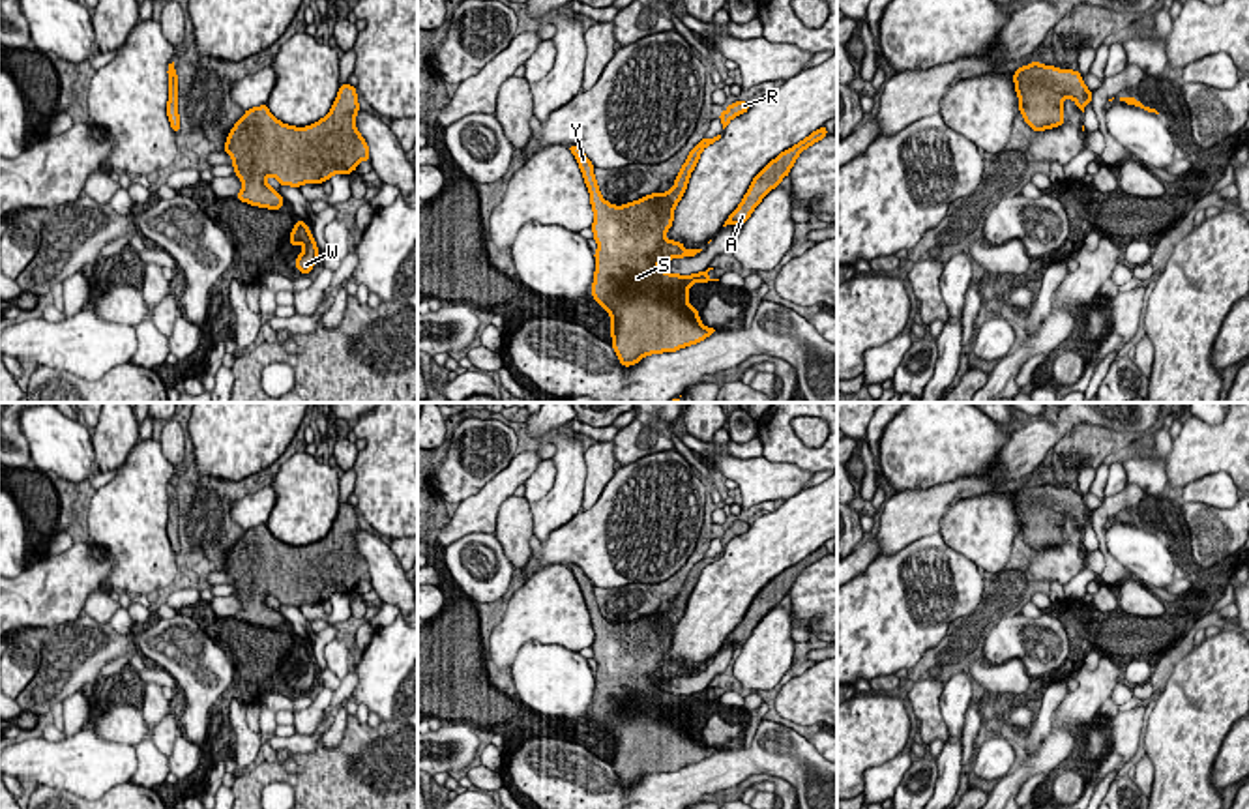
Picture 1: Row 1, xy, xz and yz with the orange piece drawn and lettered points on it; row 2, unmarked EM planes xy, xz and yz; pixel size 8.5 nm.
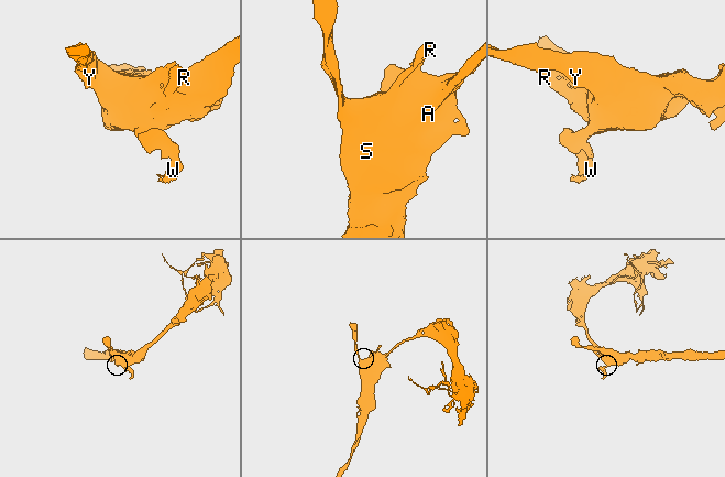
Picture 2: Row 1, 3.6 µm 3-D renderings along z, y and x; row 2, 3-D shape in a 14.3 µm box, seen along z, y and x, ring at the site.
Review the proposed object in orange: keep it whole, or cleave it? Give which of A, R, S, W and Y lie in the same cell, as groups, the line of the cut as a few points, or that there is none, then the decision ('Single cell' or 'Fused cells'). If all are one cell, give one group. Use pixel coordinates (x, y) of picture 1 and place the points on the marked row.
Groups: A R S W Y. No split. Single cell

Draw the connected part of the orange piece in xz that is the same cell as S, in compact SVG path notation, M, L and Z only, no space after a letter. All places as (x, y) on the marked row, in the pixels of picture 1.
M721 135L702 139L689 152L670 191L652 193L624 206L614 206L601 197L594 165L579 146L567 146L580 167L594 210L592 230L597 251L592 296L610 315L612 348L624 367L650 354L697 345L717 331L706 328L698 309L687 302L693 283L719 281L708 277L713 268L678 275L657 264L702 251L687 251L682 242L667 240L665 234L672 227L674 208L685 193L702 150L719 139Z

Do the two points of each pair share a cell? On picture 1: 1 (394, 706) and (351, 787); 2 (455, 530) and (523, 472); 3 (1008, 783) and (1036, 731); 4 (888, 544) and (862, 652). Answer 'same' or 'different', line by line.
1: different
2: same
3: different
4: different

